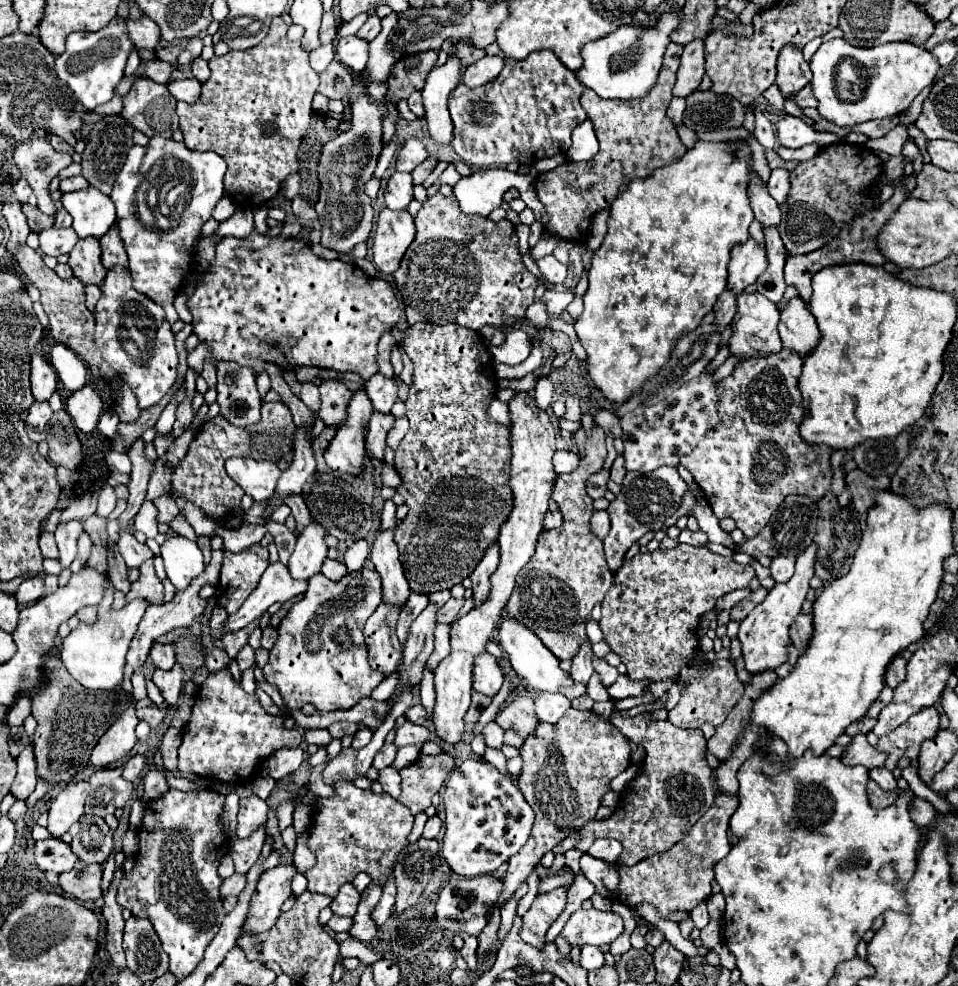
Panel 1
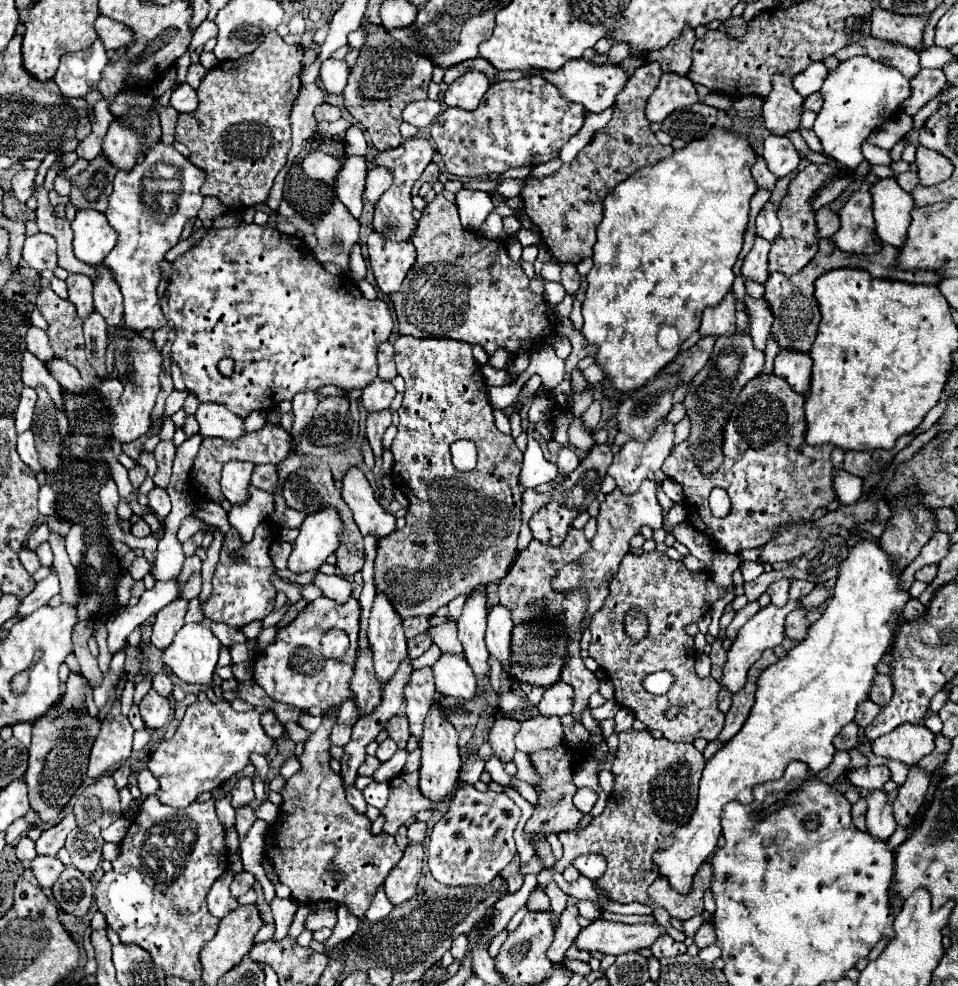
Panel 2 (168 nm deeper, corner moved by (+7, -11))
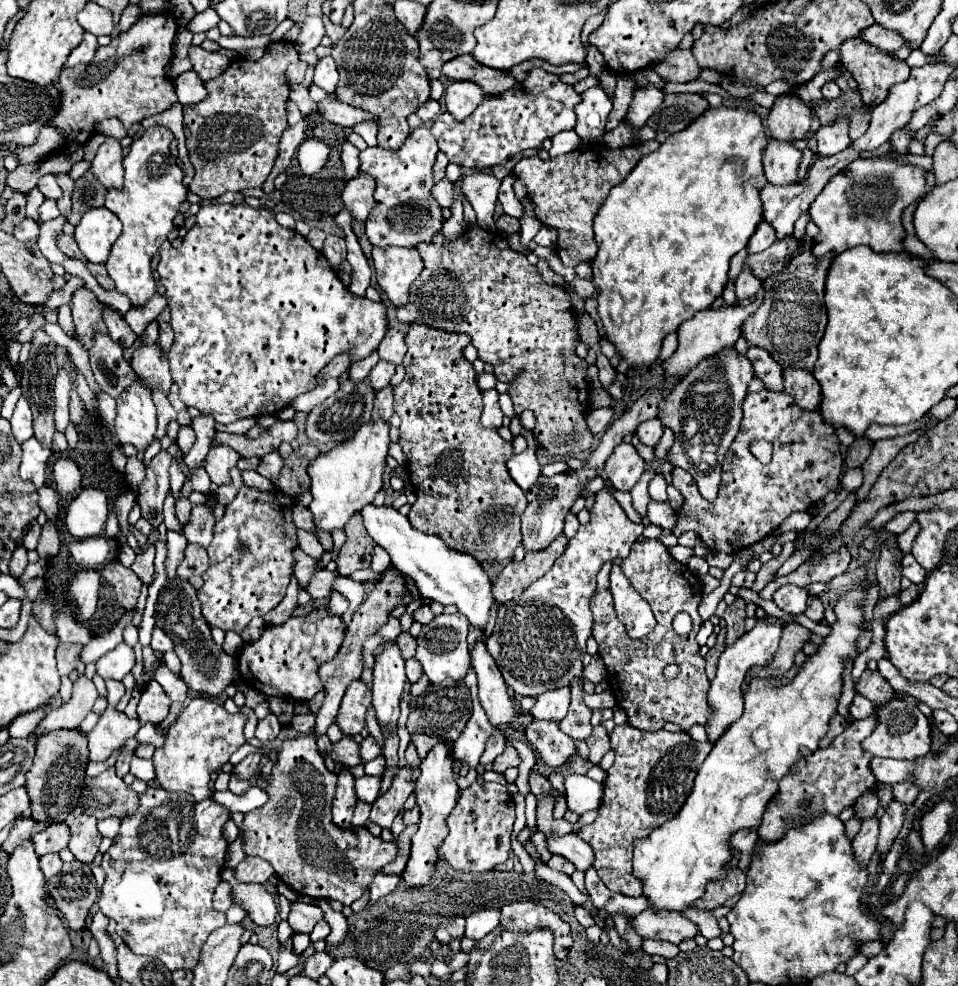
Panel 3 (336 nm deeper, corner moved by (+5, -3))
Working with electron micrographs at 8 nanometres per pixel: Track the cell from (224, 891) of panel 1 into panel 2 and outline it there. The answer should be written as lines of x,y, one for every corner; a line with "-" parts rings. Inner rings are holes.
241,872
241,874
237,874
237,876
233,878
233,882
231,882
231,892
233,892
235,898
239,898
241,894
249,892
249,890
253,888
253,884
255,884
255,876
253,876
251,872

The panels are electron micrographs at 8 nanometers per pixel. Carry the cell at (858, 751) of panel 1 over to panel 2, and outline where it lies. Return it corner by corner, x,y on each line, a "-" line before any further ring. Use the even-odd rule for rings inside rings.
863,766
857,770
851,770
847,774
849,782
859,786
859,788
867,788
867,790
879,790
883,788
883,784
887,780
891,780
891,772
887,766

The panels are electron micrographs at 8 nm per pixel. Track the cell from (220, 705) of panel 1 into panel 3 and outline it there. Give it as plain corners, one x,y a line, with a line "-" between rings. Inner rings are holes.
195,696
183,708
181,716
171,724
165,734
163,748
157,748
153,754
155,764
155,780
167,792
187,792
195,800
203,800
211,796
209,780
213,772
219,772
231,758
231,754
245,744
243,728
247,724
247,716
237,712
229,714
223,704
213,698

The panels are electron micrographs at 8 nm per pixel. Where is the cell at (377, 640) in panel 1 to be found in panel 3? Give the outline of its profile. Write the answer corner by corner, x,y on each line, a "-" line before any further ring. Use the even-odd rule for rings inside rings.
361,678
349,684
339,714
335,718
335,724
343,730
345,736
355,736
365,728
365,718
367,710
371,708
371,700
373,700
373,690

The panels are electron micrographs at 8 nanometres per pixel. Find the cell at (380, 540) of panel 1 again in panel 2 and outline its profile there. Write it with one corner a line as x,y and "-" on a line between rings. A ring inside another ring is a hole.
375,596
369,618
369,644
373,650
375,674
381,684
387,684
407,656
407,640
403,636
401,618
385,596

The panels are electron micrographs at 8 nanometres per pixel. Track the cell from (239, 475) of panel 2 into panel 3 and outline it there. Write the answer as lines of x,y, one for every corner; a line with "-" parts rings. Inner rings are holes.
211,446
209,454
205,458
205,470
211,476
213,484
225,486
225,484
231,484
229,470
235,468
239,460
241,460
241,456
233,448
227,448
227,446

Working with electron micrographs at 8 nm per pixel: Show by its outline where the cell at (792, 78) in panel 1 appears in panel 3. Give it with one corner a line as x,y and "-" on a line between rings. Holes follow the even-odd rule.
791,94
777,96
767,118
767,126
771,132
771,138
777,140
799,140
805,138
805,134
811,128
811,108
801,102
801,98
795,98

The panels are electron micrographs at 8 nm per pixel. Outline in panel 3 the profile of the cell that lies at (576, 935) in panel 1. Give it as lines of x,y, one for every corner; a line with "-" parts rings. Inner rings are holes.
645,910
631,920
631,926
641,938
667,940
679,944
685,938
693,938
699,930
693,922
683,918
679,912
651,912

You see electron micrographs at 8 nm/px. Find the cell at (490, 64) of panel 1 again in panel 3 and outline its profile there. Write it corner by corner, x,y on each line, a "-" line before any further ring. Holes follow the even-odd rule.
455,80
445,90
445,106
457,118
465,120
483,100
483,90
475,82
469,80

